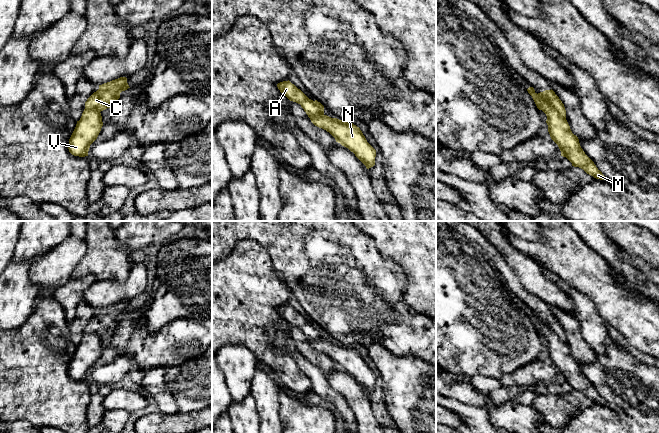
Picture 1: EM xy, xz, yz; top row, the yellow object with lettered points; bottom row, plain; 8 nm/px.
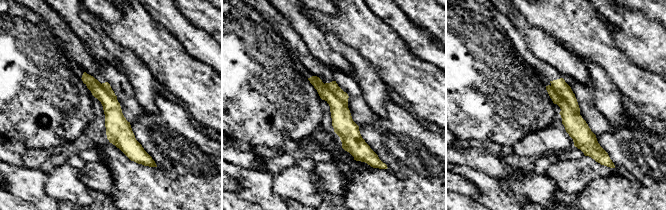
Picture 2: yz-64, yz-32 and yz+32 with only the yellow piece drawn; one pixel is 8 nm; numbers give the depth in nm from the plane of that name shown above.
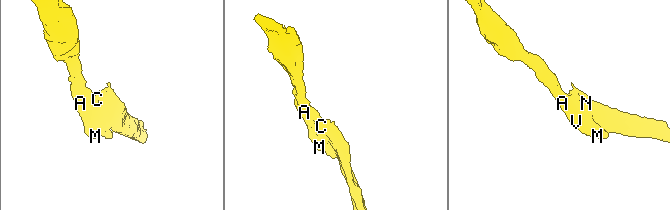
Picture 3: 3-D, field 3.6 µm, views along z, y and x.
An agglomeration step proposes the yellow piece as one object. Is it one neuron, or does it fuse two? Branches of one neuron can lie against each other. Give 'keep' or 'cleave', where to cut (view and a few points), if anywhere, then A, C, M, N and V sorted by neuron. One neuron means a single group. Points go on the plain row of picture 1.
cleave; cut yz (538, 317), (565, 343); groups A M V / C N

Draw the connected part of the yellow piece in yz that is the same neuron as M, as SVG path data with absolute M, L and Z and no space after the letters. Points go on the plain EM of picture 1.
M529 311L527 315L532 320L537 332L546 338L548 356L551 363L558 369L561 380L566 381L572 390L583 393L594 402L605 404L605 400L581 372L579 363L572 357L567 344L539 317L537 318L533 311Z

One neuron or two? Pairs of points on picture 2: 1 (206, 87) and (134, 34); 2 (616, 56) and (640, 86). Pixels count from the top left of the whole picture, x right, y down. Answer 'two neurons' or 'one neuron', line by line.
1: one neuron
2: one neuron

